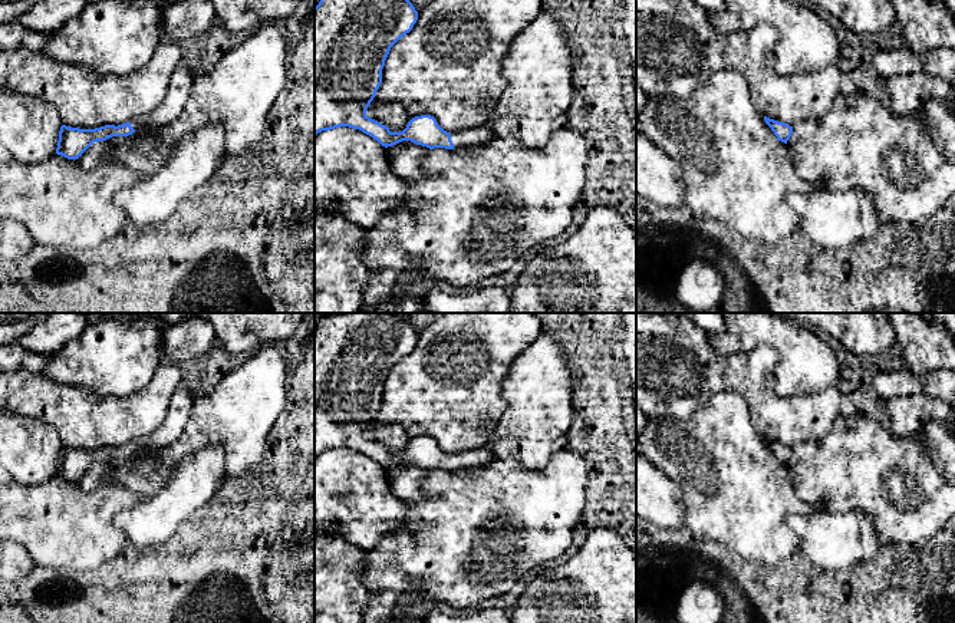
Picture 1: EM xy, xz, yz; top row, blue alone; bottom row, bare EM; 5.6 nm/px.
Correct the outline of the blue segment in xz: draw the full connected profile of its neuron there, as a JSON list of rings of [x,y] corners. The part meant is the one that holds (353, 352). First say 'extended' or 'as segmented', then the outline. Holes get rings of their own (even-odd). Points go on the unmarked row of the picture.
extended | [[[327,313],[320,320],[315,329],[315,456],[349,448],[385,469],[411,462],[429,471],[480,468],[495,459],[487,446],[449,455],[431,436],[415,438],[402,454],[391,454],[366,436],[382,405],[382,390],[391,369],[412,352],[416,342],[418,333],[402,313]]]

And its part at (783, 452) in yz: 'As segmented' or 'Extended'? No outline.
As segmented

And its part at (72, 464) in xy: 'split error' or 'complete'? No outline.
split error

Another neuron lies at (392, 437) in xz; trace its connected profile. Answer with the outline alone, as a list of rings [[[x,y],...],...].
[[[371,425],[366,438],[388,448],[391,454],[402,454],[412,441],[399,425]]]

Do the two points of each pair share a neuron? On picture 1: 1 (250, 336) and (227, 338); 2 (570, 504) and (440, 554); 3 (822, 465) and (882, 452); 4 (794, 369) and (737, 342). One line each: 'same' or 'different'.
1: same
2: same
3: same
4: same

